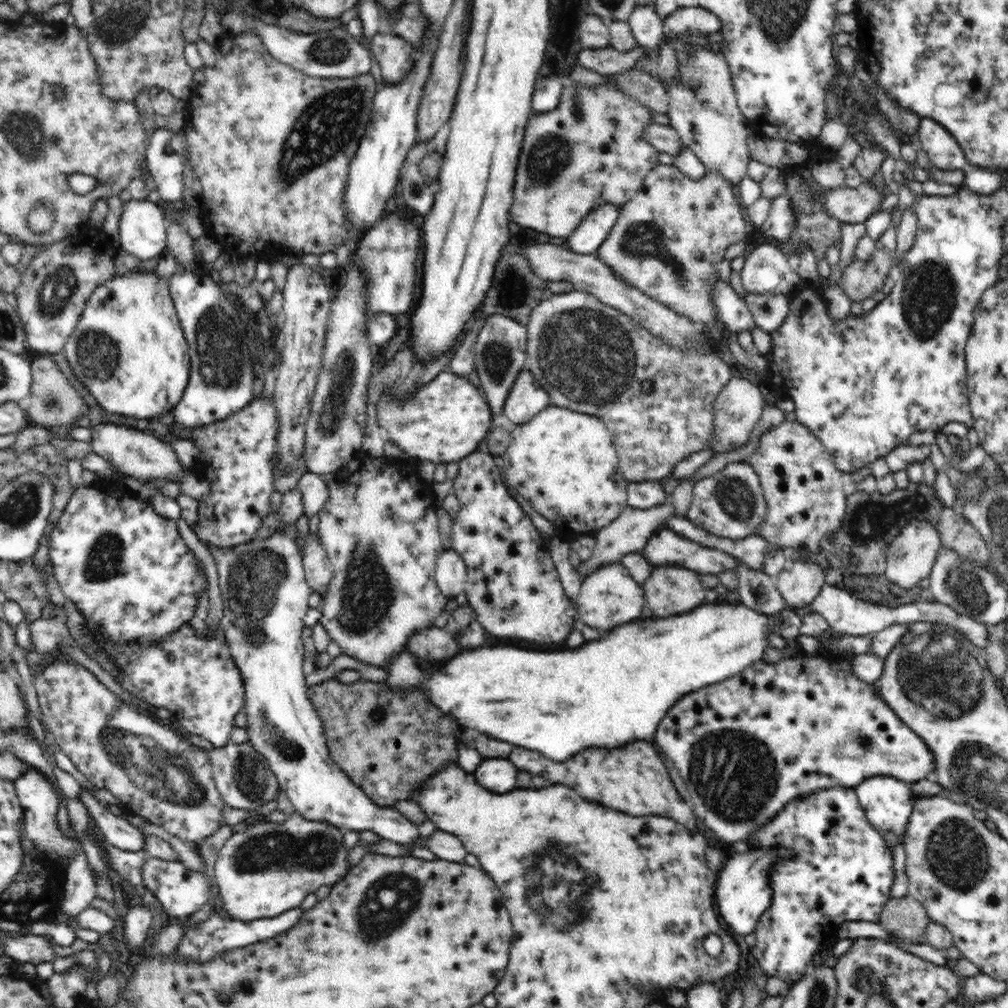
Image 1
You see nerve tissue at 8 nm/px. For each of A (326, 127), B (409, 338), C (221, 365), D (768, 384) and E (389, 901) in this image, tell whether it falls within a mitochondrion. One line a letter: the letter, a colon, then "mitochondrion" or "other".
A: mitochondrion
B: other
C: mitochondrion
D: other
E: mitochondrion

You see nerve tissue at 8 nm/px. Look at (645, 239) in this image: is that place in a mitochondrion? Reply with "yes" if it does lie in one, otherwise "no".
yes

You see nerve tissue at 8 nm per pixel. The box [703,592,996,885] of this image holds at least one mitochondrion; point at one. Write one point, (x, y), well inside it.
(938, 674)

